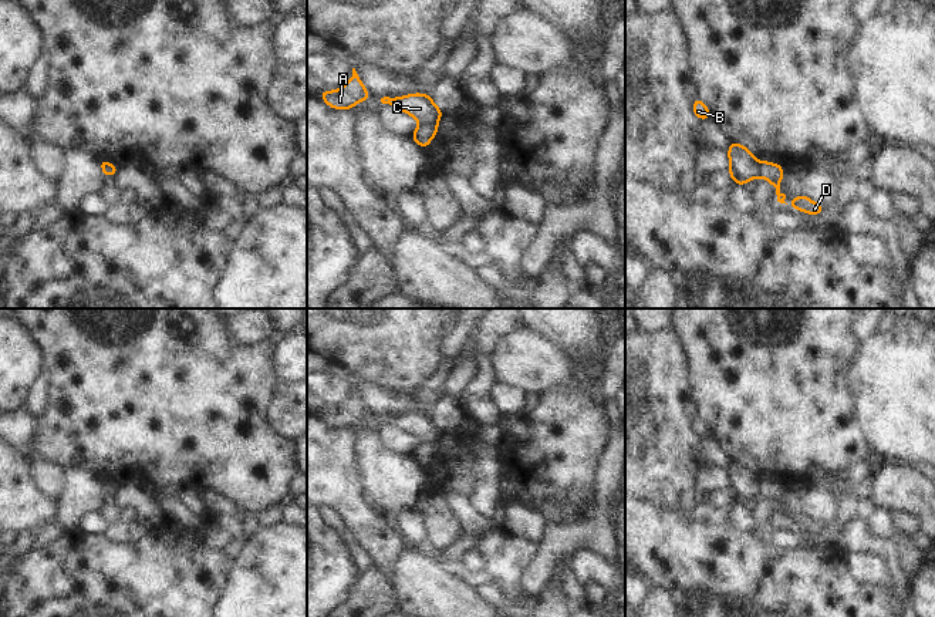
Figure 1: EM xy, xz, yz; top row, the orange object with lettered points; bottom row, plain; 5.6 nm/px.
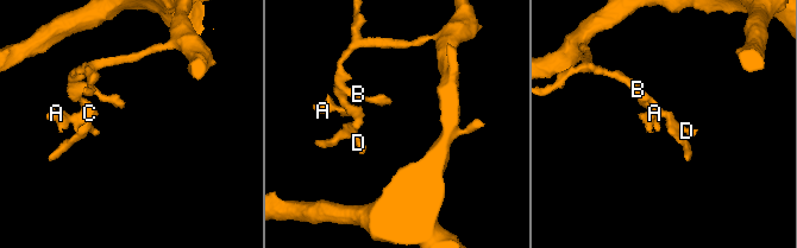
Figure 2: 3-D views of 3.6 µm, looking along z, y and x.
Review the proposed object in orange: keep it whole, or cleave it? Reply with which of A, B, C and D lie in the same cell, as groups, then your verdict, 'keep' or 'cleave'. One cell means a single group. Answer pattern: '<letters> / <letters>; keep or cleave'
A B C / D; cleave

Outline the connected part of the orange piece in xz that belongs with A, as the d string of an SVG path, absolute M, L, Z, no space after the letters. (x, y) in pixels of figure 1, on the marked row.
M355 68L351 80L337 91L320 91L321 100L335 109L351 109L360 101L371 98L371 94L362 85Z

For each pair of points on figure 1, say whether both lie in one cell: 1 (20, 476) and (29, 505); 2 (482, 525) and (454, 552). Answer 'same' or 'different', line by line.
1: same
2: same

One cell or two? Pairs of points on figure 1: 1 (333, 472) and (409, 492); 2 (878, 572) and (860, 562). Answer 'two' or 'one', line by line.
1: two
2: one

